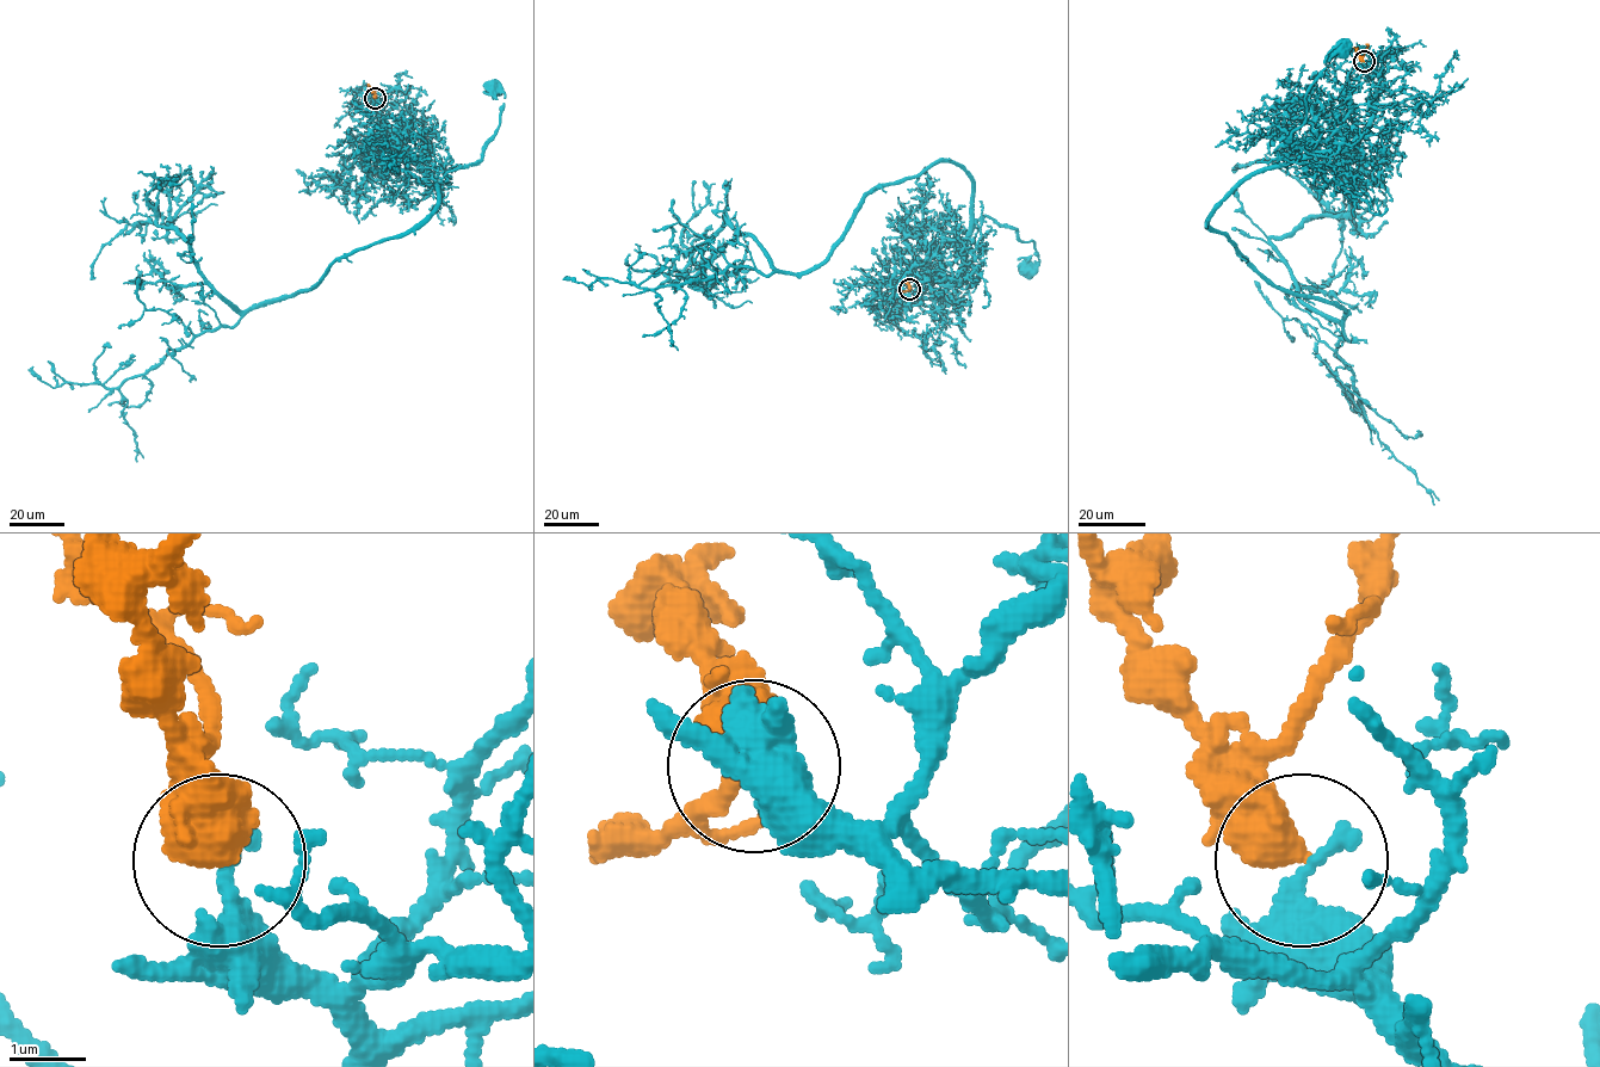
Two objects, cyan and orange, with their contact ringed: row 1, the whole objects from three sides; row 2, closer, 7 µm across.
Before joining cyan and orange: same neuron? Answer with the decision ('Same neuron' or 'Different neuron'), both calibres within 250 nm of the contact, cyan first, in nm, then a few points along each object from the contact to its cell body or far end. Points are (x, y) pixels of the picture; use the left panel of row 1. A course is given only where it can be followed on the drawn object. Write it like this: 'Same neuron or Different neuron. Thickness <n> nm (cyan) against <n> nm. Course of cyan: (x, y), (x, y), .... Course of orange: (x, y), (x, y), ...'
Different neuron. Thickness 440 nm (cyan) against 600 nm. Course of cyan: (375, 98), (381, 115), (418, 162), (431, 174), (443, 178), (481, 158), (504, 103), (505, 96), (495, 88). Course of orange: (375, 98), (368, 84)

